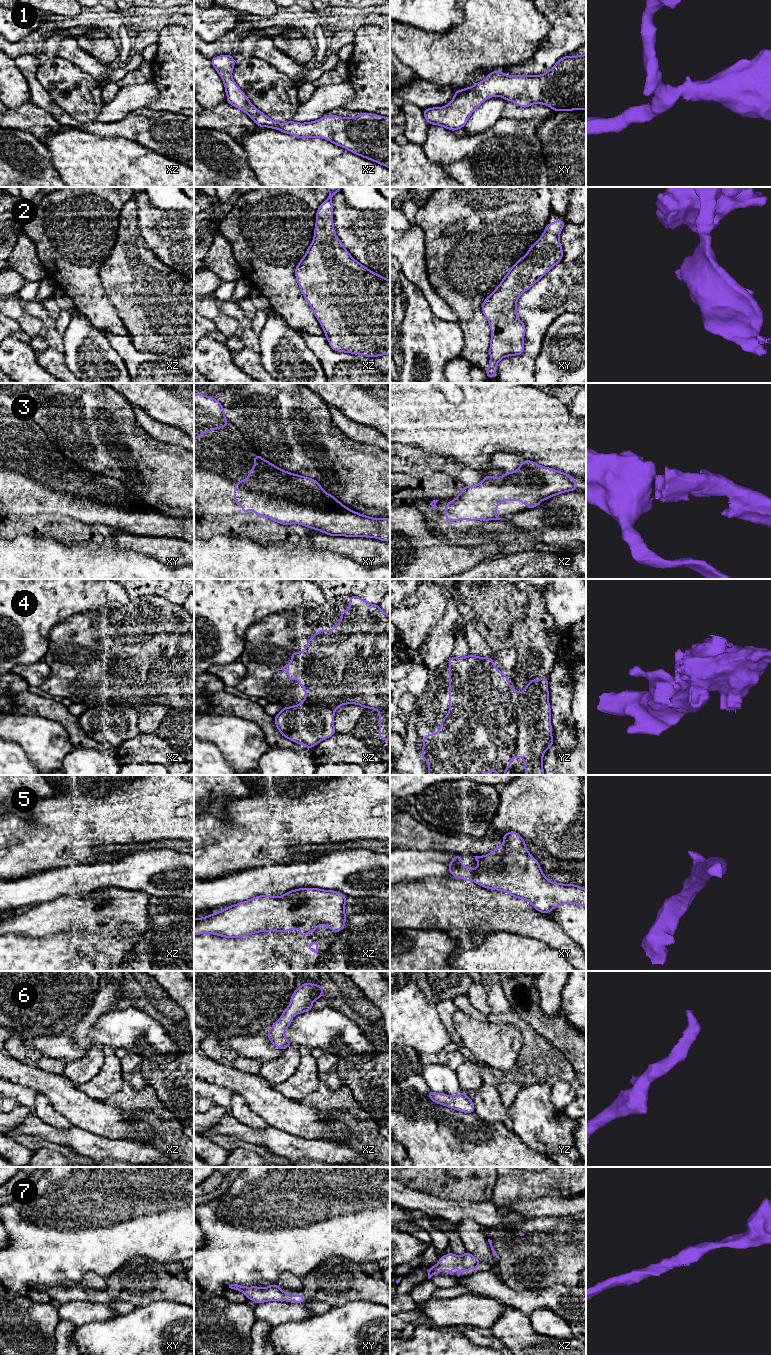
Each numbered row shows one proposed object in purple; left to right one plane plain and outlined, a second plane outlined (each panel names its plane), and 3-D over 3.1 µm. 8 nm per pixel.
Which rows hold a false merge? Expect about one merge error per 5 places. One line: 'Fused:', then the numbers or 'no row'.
Fused: 4

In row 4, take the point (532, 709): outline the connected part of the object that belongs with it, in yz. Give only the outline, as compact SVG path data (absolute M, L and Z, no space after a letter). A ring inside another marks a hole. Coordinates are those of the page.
M547 678L529 681L522 693L511 689L511 705L515 707L515 717L519 723L519 733L515 735L514 757L524 759L526 775L544 775L543 755L550 746L554 746L548 696Z

